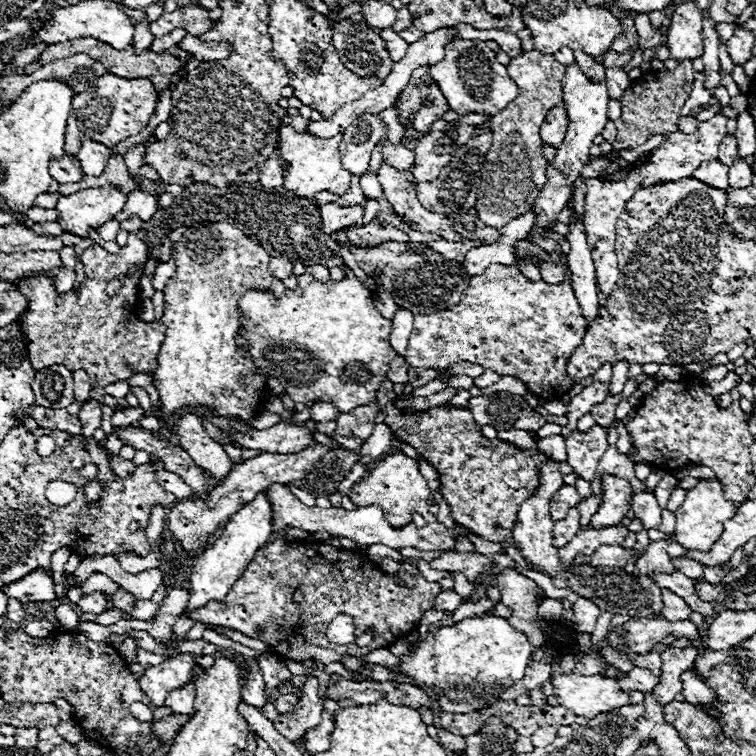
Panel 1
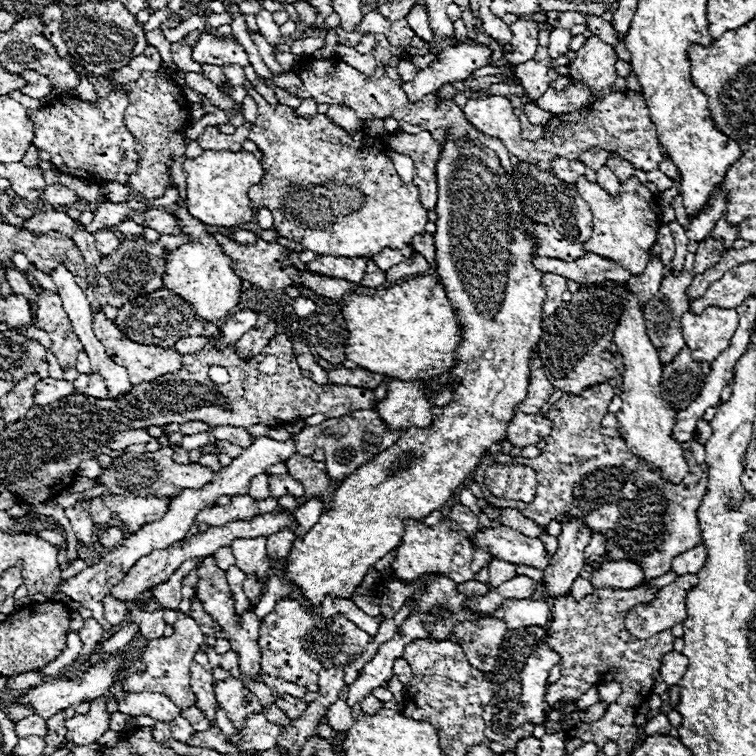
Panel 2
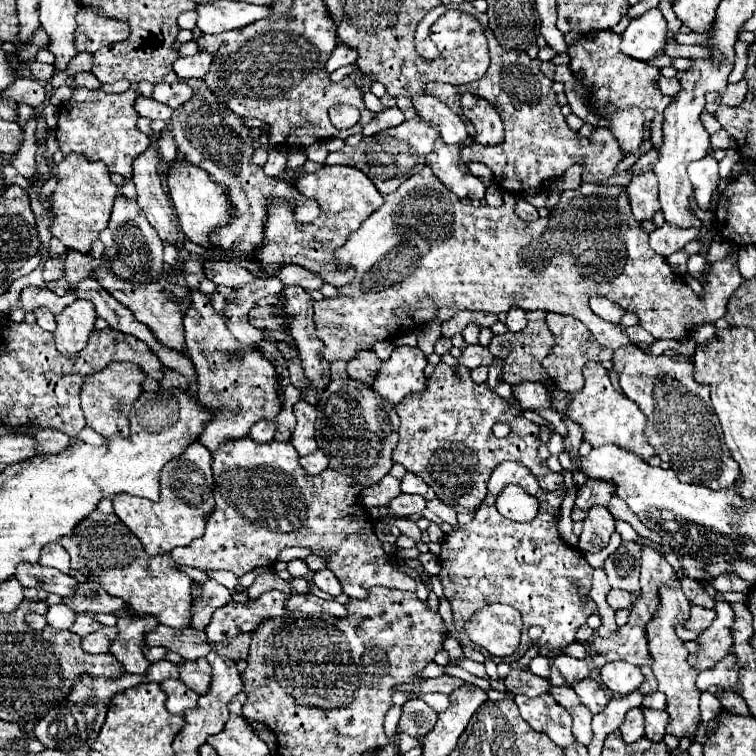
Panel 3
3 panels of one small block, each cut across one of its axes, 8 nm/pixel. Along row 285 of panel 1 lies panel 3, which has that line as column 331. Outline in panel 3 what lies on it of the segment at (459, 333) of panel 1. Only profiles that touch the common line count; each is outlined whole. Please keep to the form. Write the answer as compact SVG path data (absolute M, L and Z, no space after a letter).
M250 436L226 442L212 456L214 456L212 470L214 470L216 508L206 522L206 532L202 538L194 540L188 546L174 548L170 552L176 564L194 566L202 572L228 570L240 578L254 568L260 566L270 568L278 560L282 548L306 546L312 548L316 554L320 552L328 554L328 568L336 574L336 578L344 588L344 594L350 598L364 600L364 596L368 596L368 590L372 586L416 590L416 582L408 574L398 572L388 564L388 554L384 552L382 542L376 538L368 514L360 506L358 496L362 492L362 486L352 476L346 476L332 468L324 470L318 476L308 476L304 468L298 466L300 458L296 450L290 446L290 442L272 440L268 444L256 444L250 440Z

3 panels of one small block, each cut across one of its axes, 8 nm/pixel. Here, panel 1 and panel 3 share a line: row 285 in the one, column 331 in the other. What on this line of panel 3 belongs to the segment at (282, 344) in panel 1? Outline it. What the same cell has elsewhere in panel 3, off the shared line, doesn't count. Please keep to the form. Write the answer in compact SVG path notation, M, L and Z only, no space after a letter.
M426 164L418 174L410 176L408 180L404 180L400 184L400 188L388 196L384 196L384 206L380 210L376 210L372 216L368 216L362 226L350 234L348 242L336 250L336 260L344 266L354 266L356 268L356 278L346 284L344 288L340 288L340 294L336 298L324 298L322 302L314 302L314 322L316 322L316 332L320 336L320 340L324 342L324 358L326 360L352 360L356 352L360 350L372 350L372 346L378 342L378 340L386 340L386 338L392 338L396 332L402 332L402 330L414 330L416 326L424 326L428 324L434 316L438 316L442 322L452 318L458 310L488 310L488 312L494 312L494 314L500 314L500 312L508 312L510 308L522 308L522 310L546 310L546 312L558 312L558 314L572 314L576 316L580 322L584 322L588 329L592 332L597 342L600 342L602 346L608 346L612 350L616 350L618 346L624 346L628 344L630 340L620 332L618 324L607 323L600 317L597 317L594 313L591 313L589 307L589 298L592 296L604 296L616 304L620 304L624 310L632 310L636 316L638 316L638 322L644 330L648 330L652 336L656 338L674 338L674 340L682 340L684 336L688 336L690 332L694 332L696 326L700 324L714 324L718 318L724 318L726 314L726 304L732 292L736 290L736 286L742 282L742 276L738 272L738 266L736 266L736 260L720 260L720 262L714 262L711 265L711 272L708 278L708 284L704 286L704 296L696 296L694 290L684 284L684 280L672 272L672 268L666 264L666 258L662 258L660 254L656 254L650 244L648 244L648 234L640 230L640 222L636 222L632 218L632 212L630 212L630 204L628 204L628 196L624 192L624 188L620 186L596 186L596 184L580 184L580 188L576 190L564 190L562 192L562 198L560 202L550 208L550 214L546 218L538 218L536 222L532 224L526 224L522 222L516 214L514 214L514 206L516 206L516 198L512 194L506 194L504 196L504 204L498 206L498 208L492 208L492 206L481 205L474 207L472 204L462 204L460 198L456 194L450 194L448 188L444 188L444 184L434 176L432 168Z

